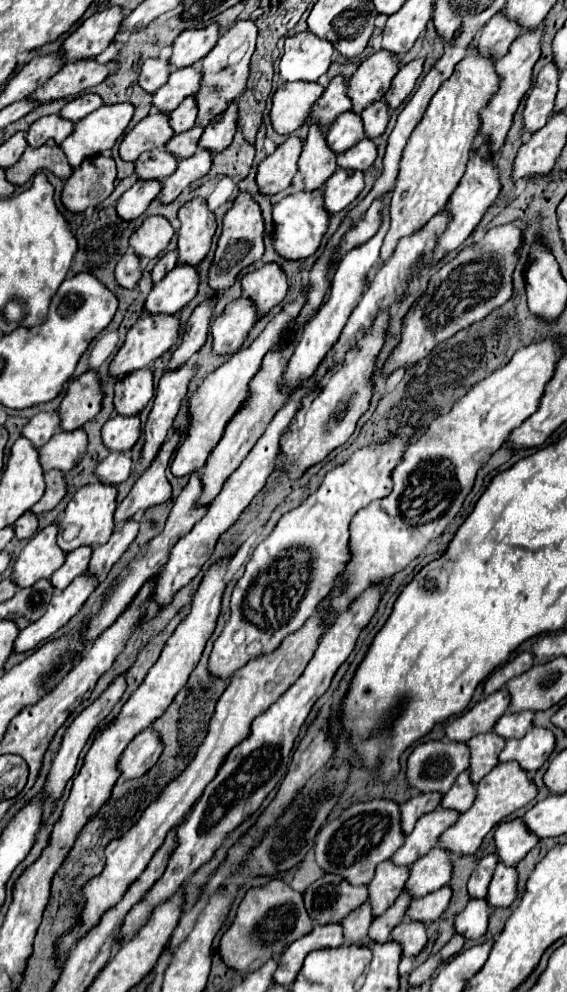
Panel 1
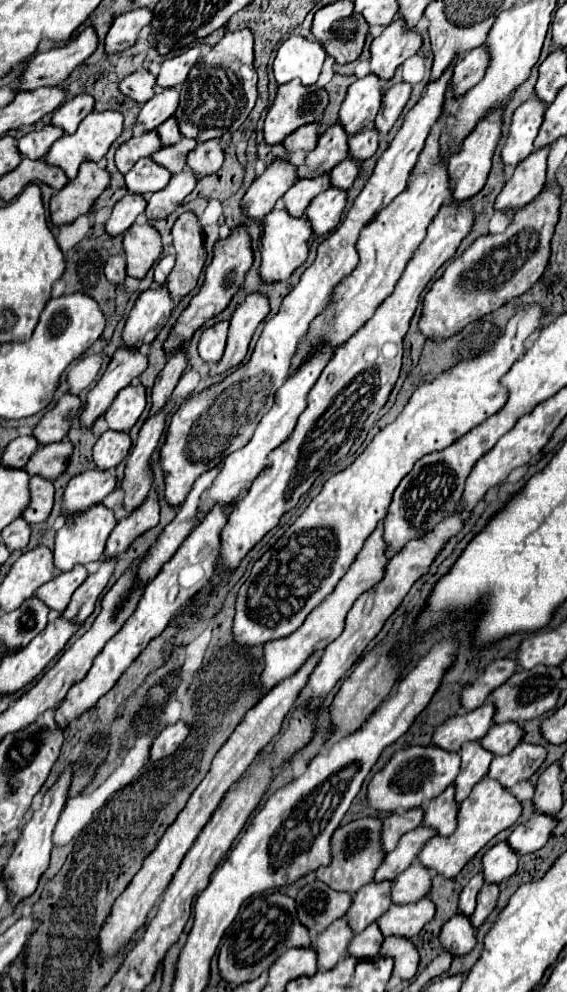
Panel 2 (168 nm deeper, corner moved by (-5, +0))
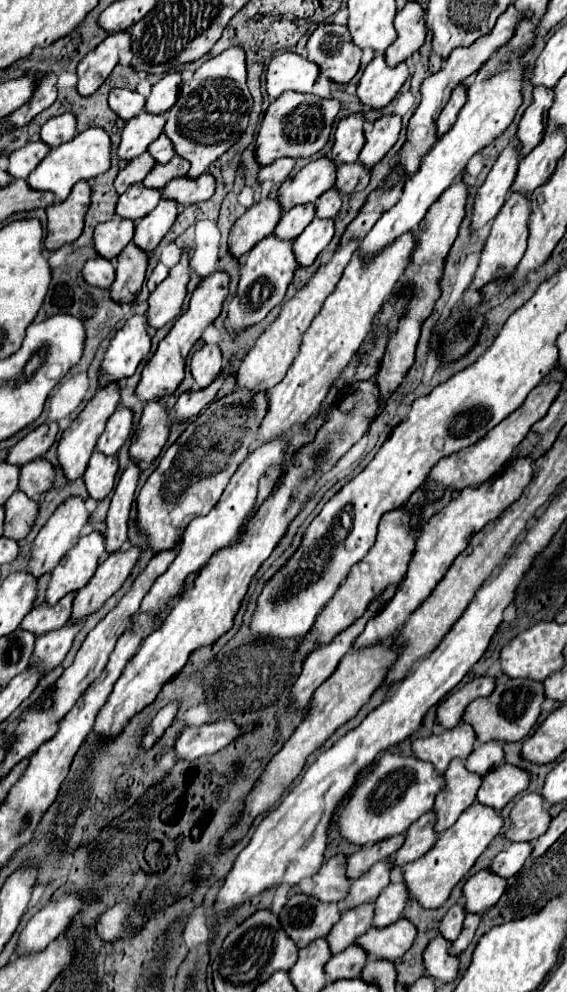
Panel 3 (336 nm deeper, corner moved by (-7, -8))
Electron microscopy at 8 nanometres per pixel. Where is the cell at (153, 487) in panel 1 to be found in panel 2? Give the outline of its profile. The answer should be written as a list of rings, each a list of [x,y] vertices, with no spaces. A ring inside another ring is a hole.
[[[151,490],[141,506],[117,522],[111,536],[107,538],[105,556],[119,556],[139,534],[153,528],[159,522],[159,494]]]

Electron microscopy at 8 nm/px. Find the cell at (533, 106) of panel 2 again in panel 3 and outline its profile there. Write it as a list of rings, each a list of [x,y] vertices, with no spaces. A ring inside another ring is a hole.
[[[511,140],[511,144],[501,152],[499,160],[491,168],[487,180],[479,186],[471,210],[471,232],[477,232],[489,220],[493,220],[505,204],[507,188],[511,186],[511,180],[515,180],[515,168],[519,166],[519,152],[515,146],[515,140]]]

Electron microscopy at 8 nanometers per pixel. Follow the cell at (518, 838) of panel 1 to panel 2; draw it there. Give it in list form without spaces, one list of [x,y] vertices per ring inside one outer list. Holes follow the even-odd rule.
[[[497,842],[483,856],[483,876],[487,882],[501,882],[515,874],[519,854],[509,848],[509,842]]]

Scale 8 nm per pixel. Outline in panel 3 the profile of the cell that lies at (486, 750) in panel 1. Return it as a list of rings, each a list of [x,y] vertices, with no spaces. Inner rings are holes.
[[[451,760],[447,772],[443,774],[445,788],[435,796],[435,832],[443,834],[451,828],[459,814],[475,802],[475,792],[479,790],[481,776],[471,776],[467,768],[463,768],[463,760]]]

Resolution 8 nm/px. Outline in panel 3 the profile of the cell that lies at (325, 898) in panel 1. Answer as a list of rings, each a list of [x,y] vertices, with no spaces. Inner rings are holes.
[[[295,894],[279,912],[281,928],[297,944],[305,948],[311,940],[325,938],[333,924],[341,918],[337,904],[319,904],[313,896]]]

